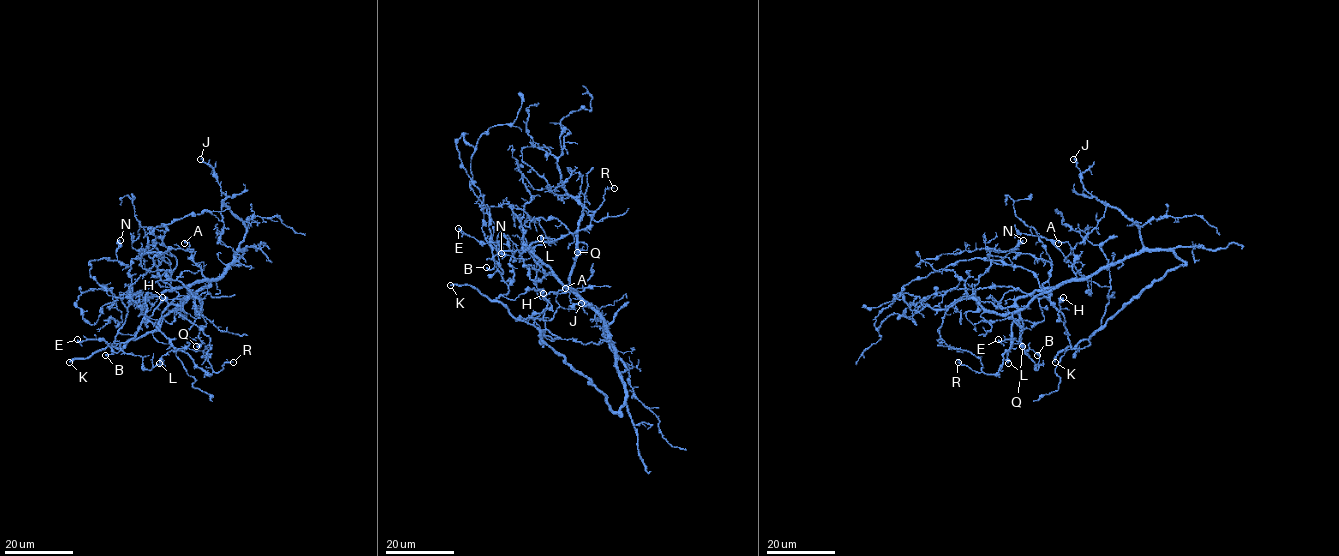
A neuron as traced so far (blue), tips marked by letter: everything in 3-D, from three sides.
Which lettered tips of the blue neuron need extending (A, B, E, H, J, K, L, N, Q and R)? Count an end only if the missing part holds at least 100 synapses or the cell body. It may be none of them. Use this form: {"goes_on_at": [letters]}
{"goes_on_at": ["K"]}

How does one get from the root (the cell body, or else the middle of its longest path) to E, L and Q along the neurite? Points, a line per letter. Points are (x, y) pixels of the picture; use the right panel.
E: (1159, 280), (1185, 264), (1172, 251), (1125, 256), (1083, 279), (1021, 296), (1020, 342), (998, 339)
L: (1159, 280), (1185, 263), (1172, 251), (1144, 250), (1083, 279), (1021, 296), (1008, 363)
Q: (1159, 280), (1185, 264), (1172, 251), (1144, 250), (1083, 279), (1065, 280), (1012, 314), (1022, 330), (1022, 346)

